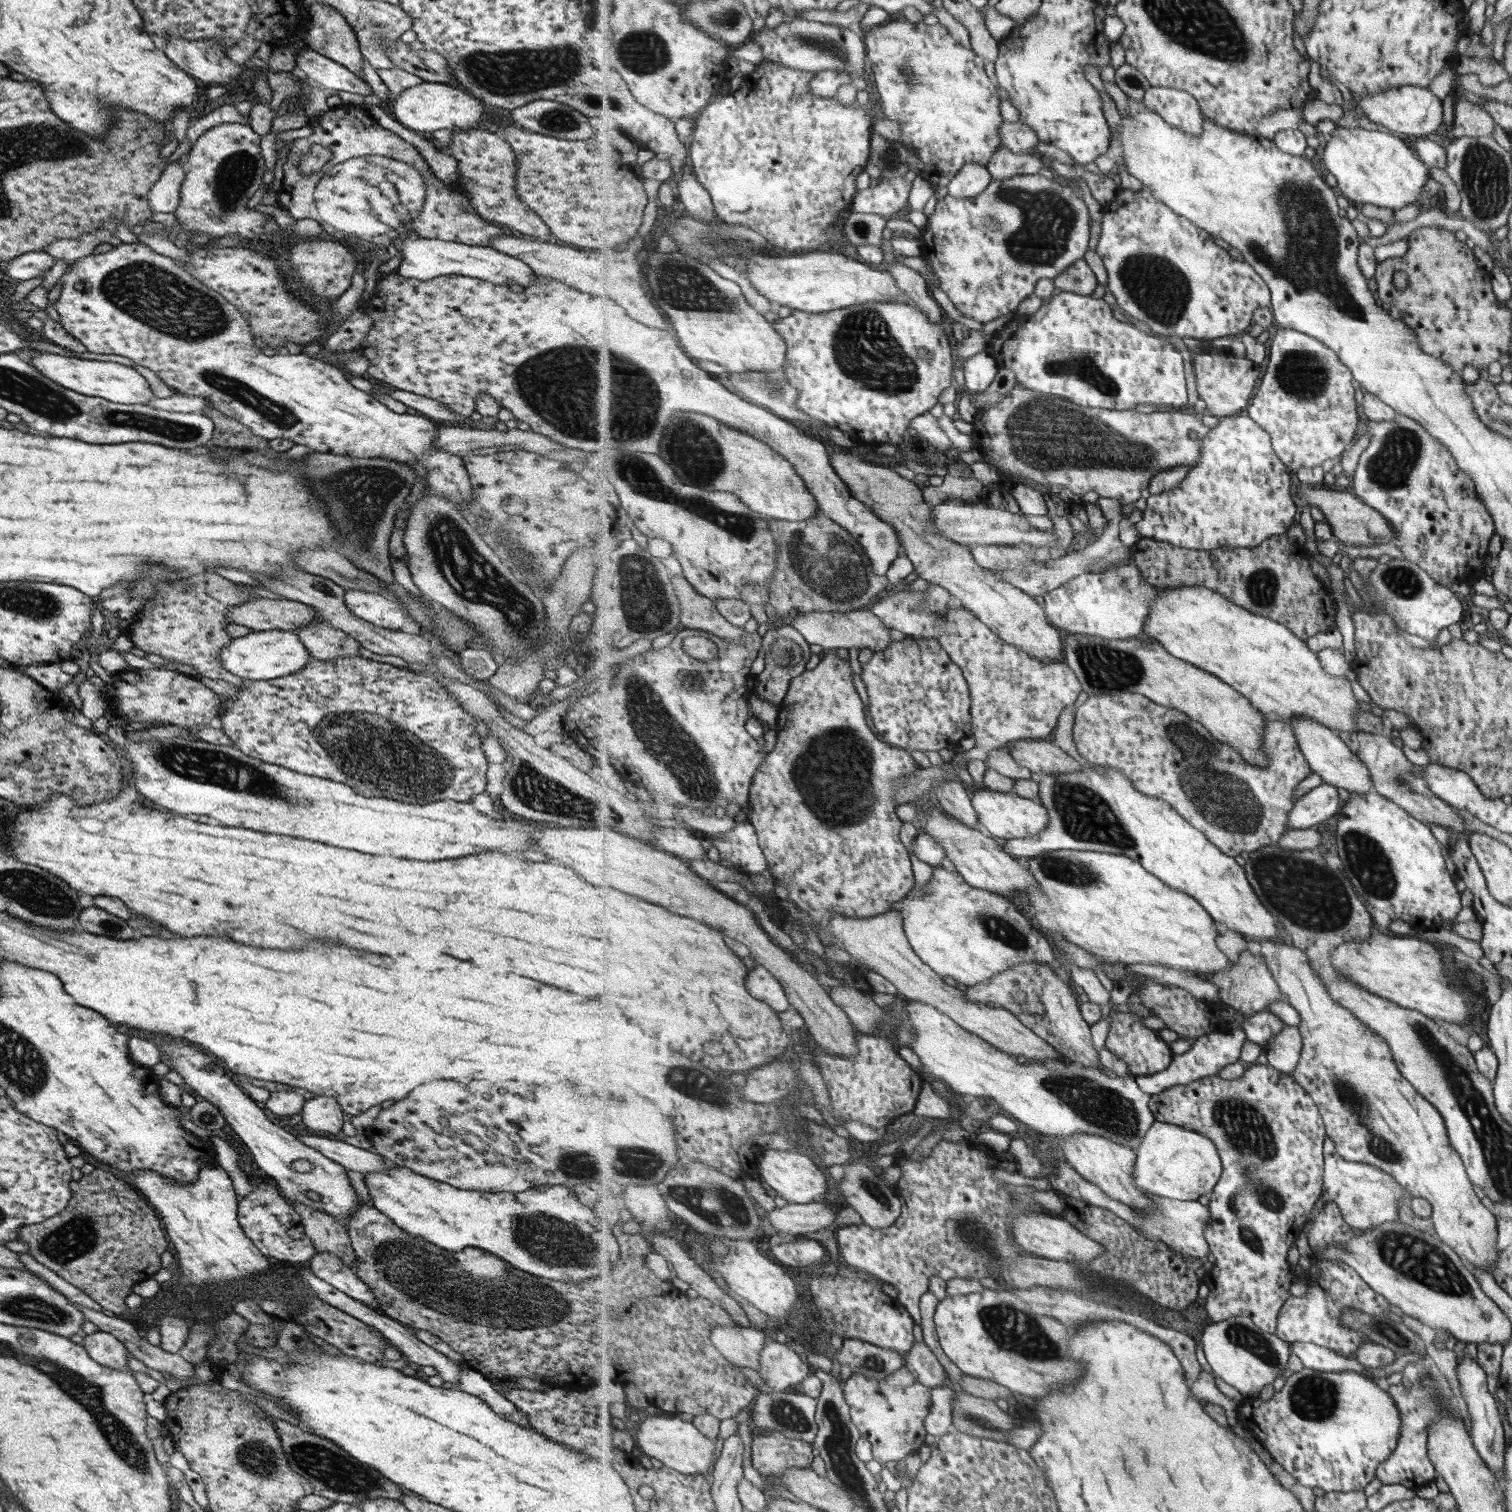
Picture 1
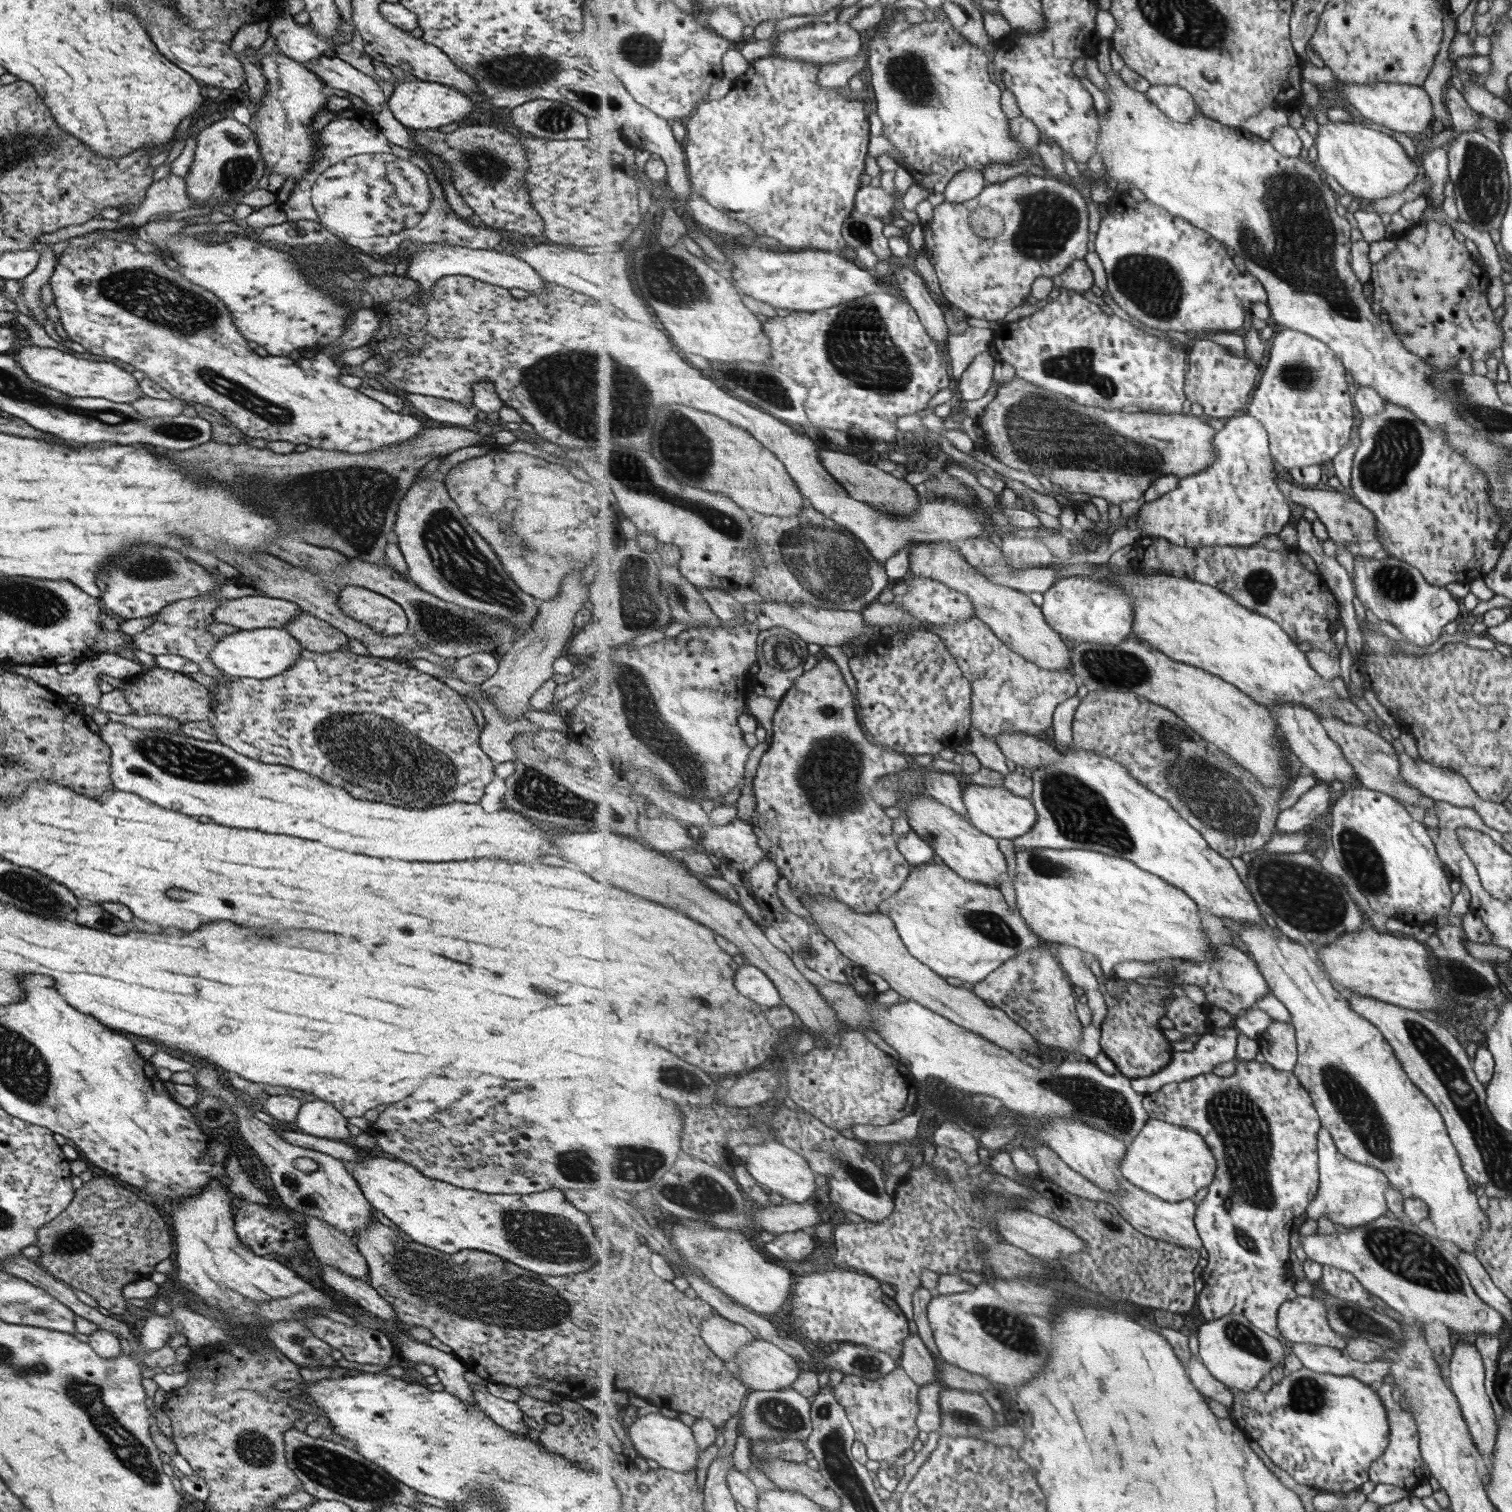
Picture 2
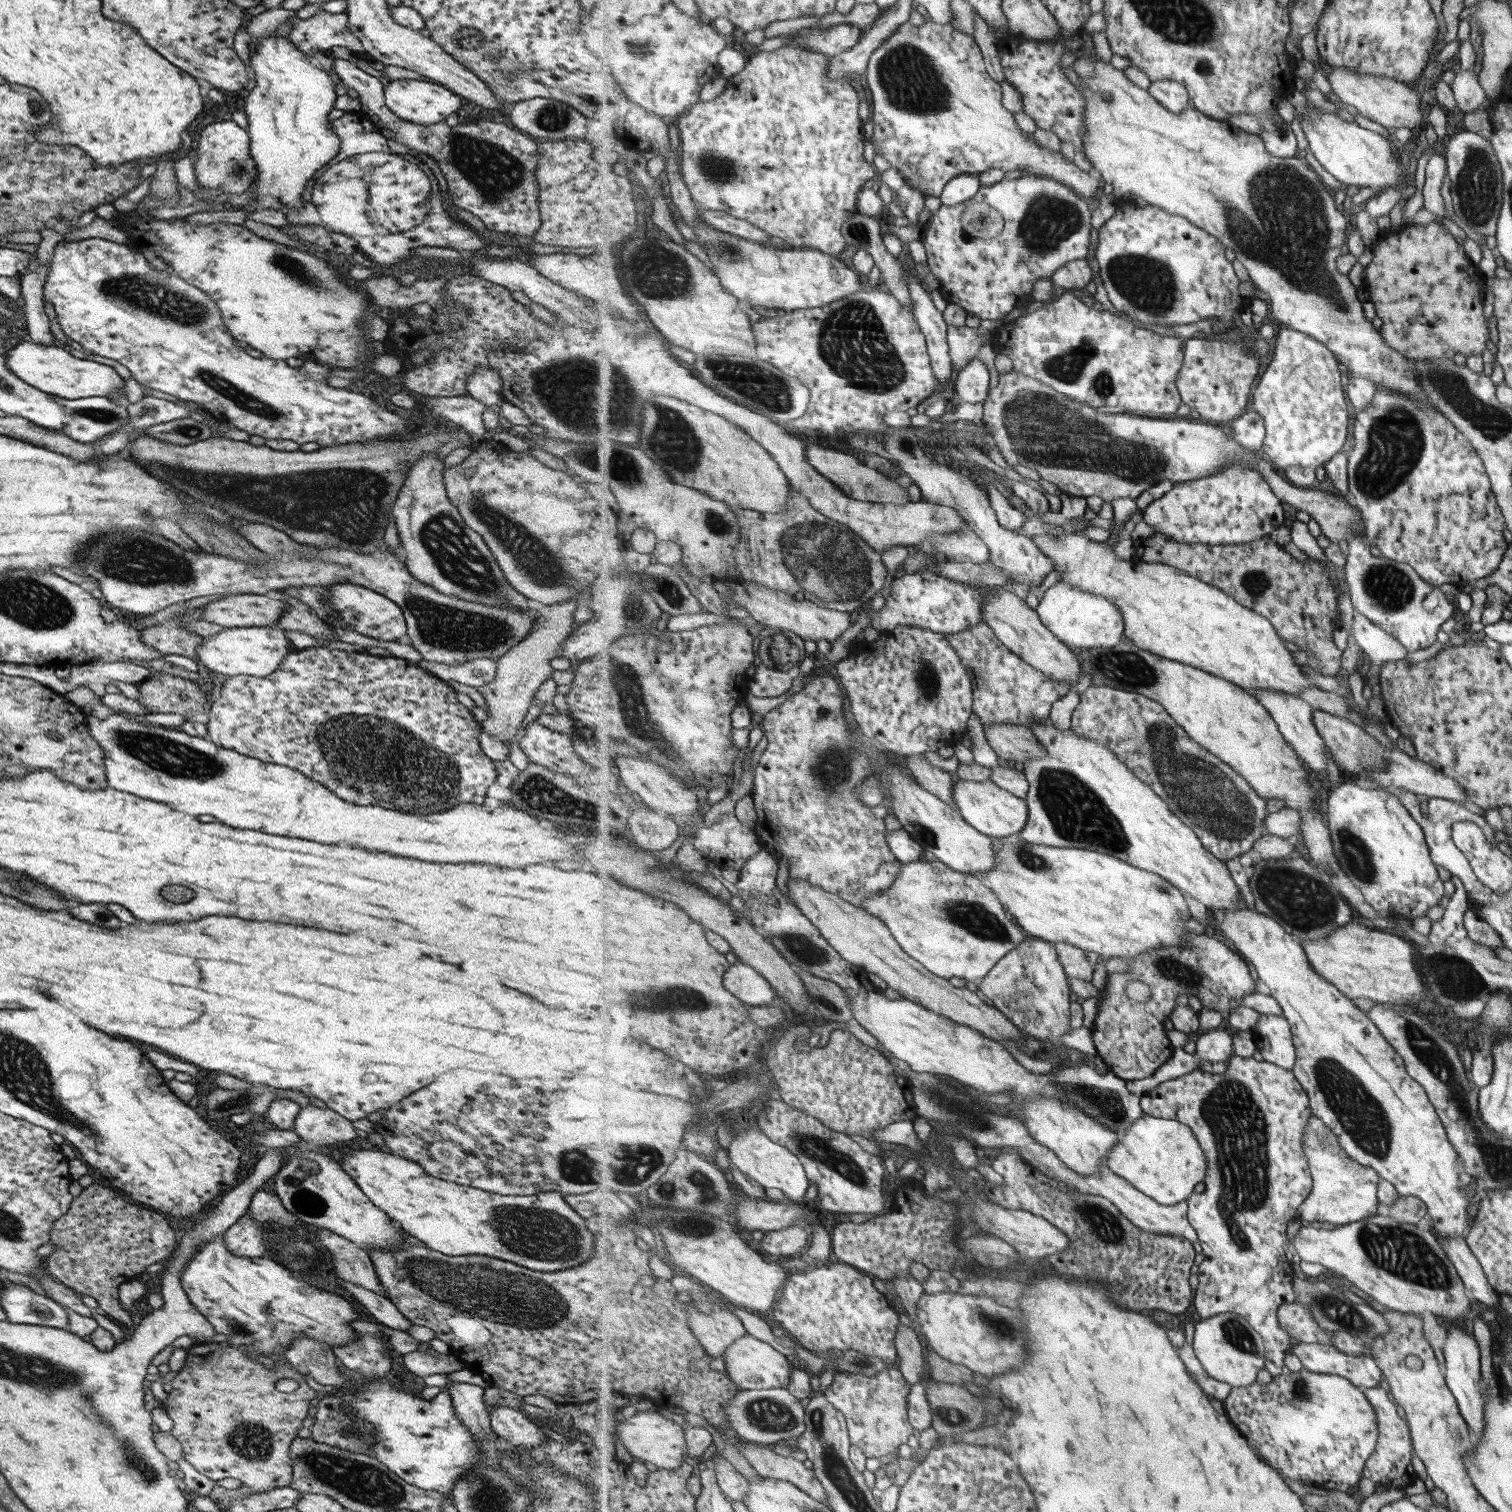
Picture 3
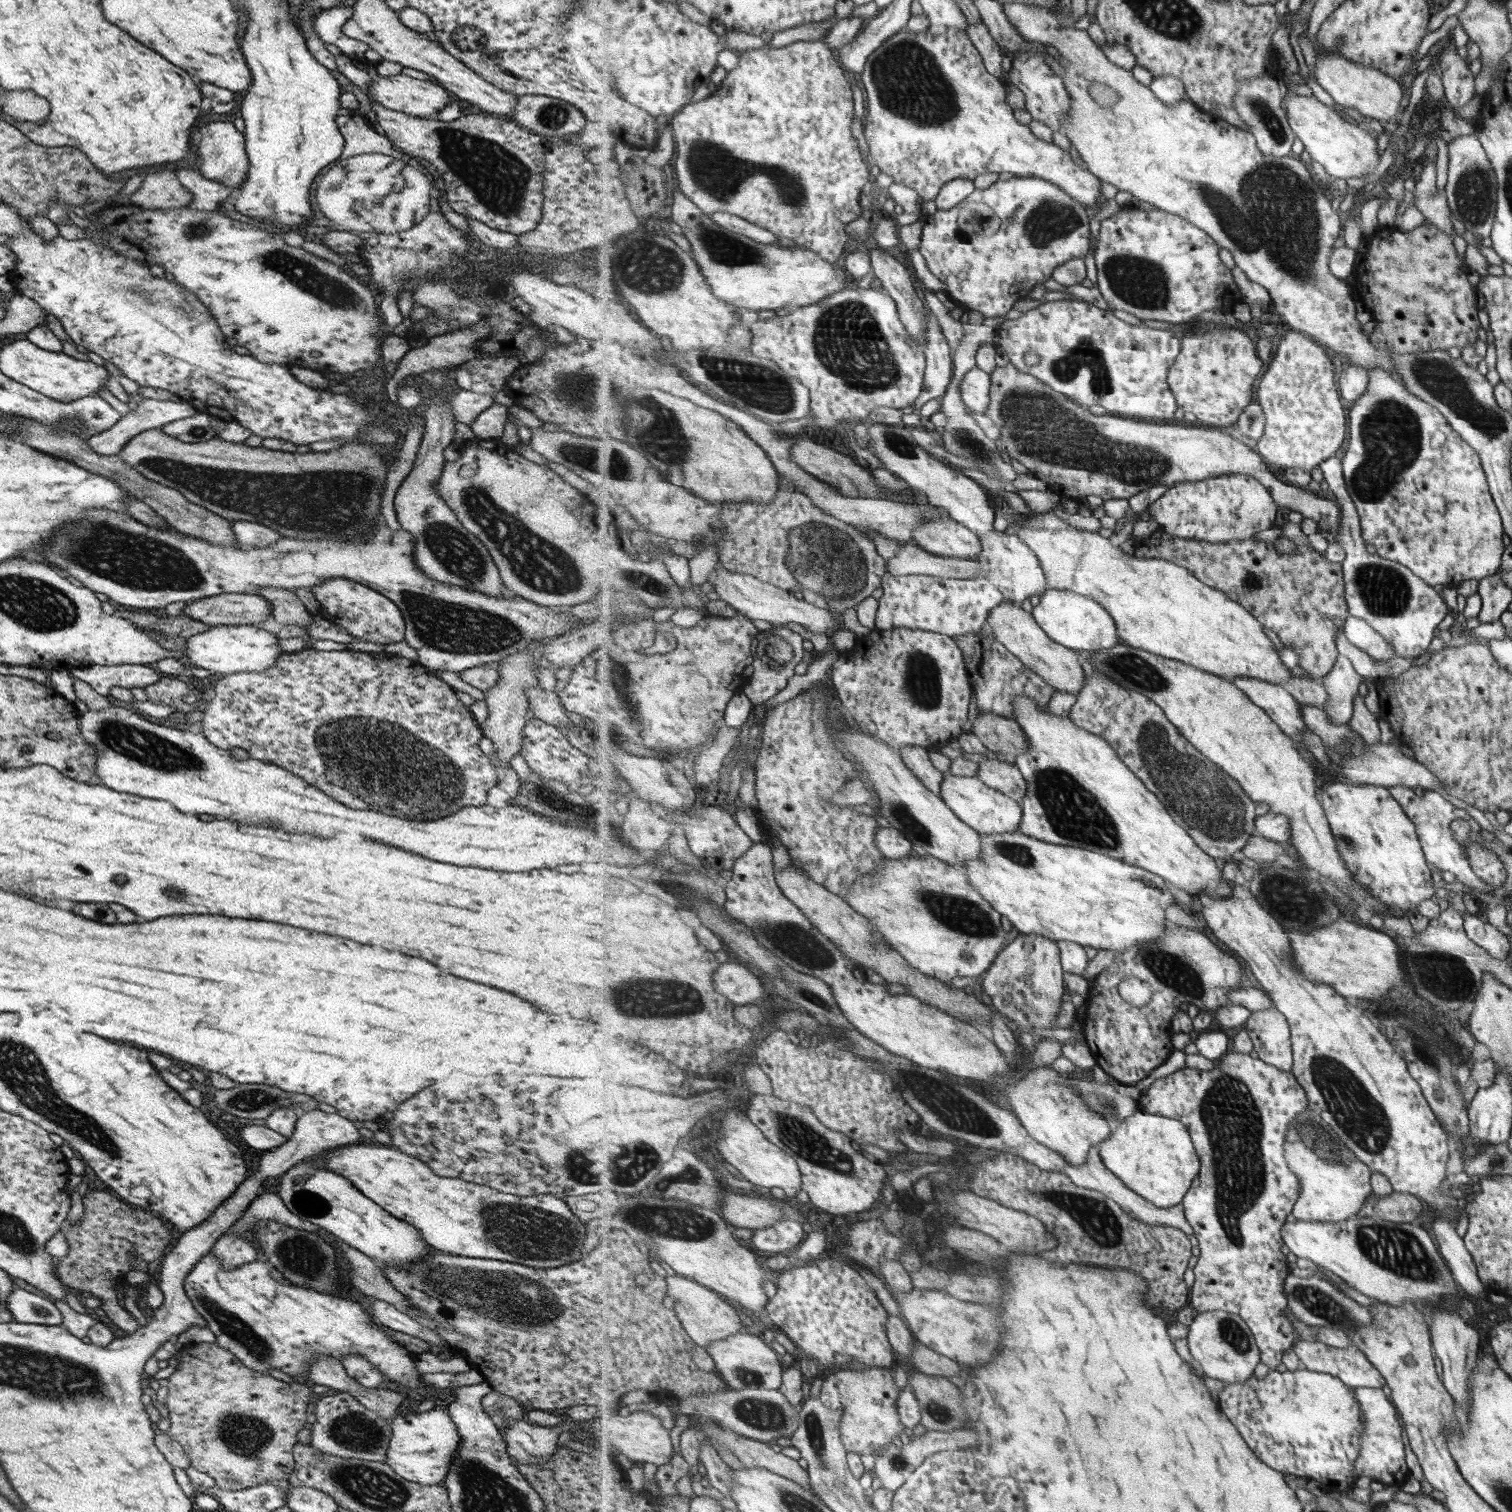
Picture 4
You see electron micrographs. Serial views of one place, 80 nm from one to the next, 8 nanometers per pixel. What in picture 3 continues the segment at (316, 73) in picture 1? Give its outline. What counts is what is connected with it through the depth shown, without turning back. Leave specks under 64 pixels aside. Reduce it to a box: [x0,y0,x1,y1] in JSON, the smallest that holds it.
[329,59,540,236]

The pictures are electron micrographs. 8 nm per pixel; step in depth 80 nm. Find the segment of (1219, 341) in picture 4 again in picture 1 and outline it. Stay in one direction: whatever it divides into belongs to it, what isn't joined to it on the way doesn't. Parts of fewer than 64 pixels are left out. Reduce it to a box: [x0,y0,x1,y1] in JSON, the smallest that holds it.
[1192,341,1261,417]

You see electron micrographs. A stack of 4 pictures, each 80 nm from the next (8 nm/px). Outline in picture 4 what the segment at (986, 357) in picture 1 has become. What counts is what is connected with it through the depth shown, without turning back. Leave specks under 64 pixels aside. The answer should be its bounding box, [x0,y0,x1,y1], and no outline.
[962,367,992,414]

